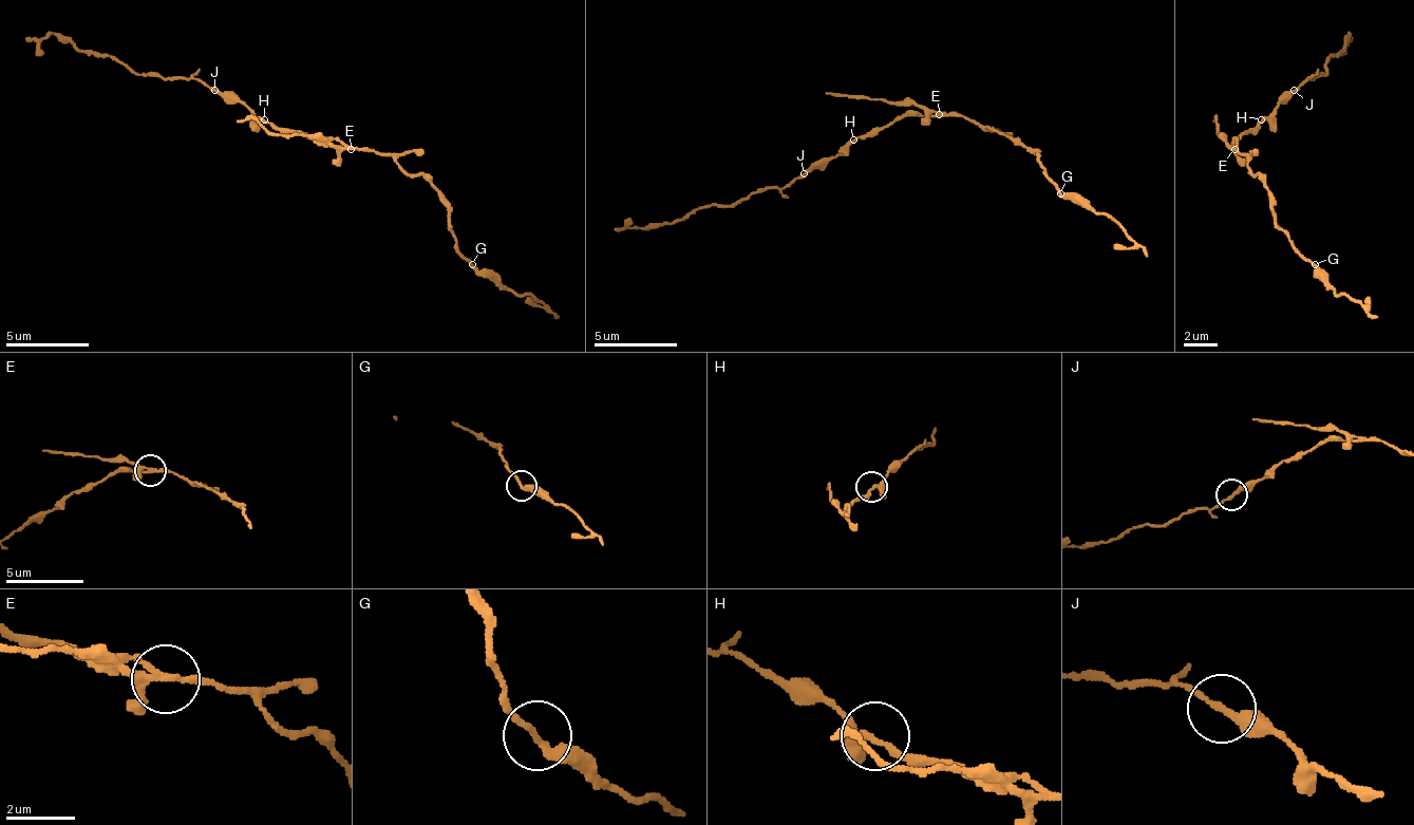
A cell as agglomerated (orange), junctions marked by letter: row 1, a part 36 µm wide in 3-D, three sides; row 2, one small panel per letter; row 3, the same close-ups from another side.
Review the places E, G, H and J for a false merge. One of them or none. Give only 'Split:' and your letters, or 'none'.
Split: E

